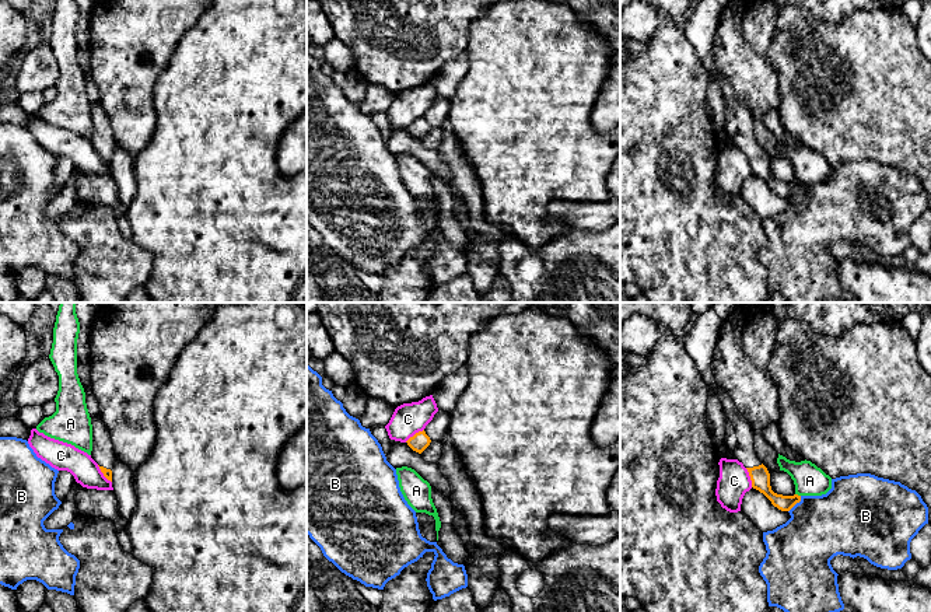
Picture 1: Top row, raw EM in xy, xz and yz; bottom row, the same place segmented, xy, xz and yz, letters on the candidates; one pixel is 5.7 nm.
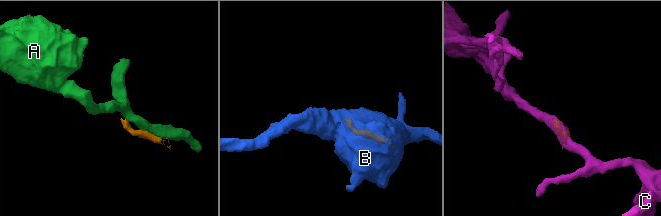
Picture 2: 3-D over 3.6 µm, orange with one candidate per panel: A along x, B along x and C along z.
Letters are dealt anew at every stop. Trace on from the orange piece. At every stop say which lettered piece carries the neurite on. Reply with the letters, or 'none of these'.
none of these

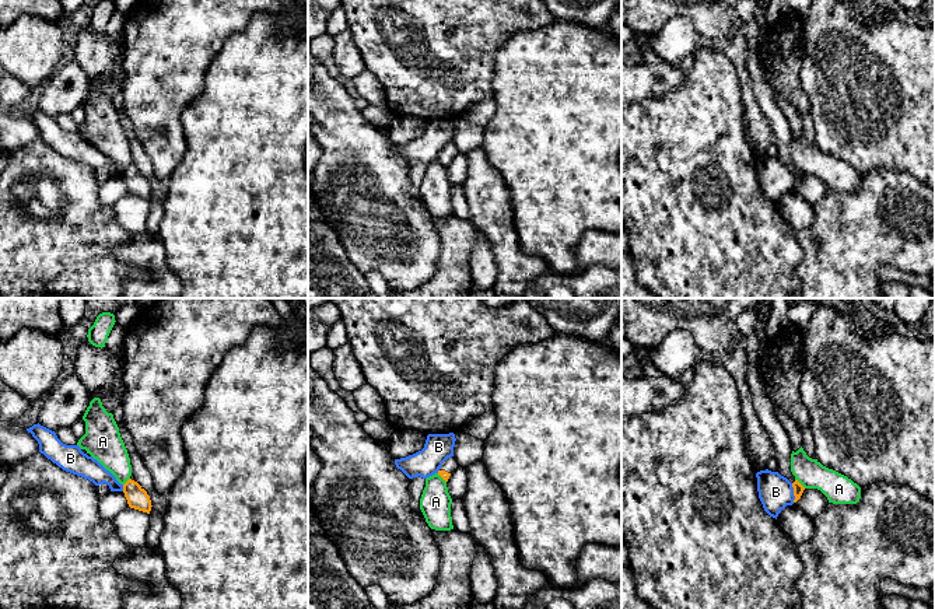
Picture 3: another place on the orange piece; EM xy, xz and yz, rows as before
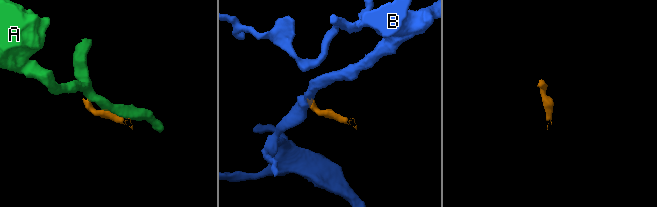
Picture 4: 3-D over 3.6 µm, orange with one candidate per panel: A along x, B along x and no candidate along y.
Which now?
none of these

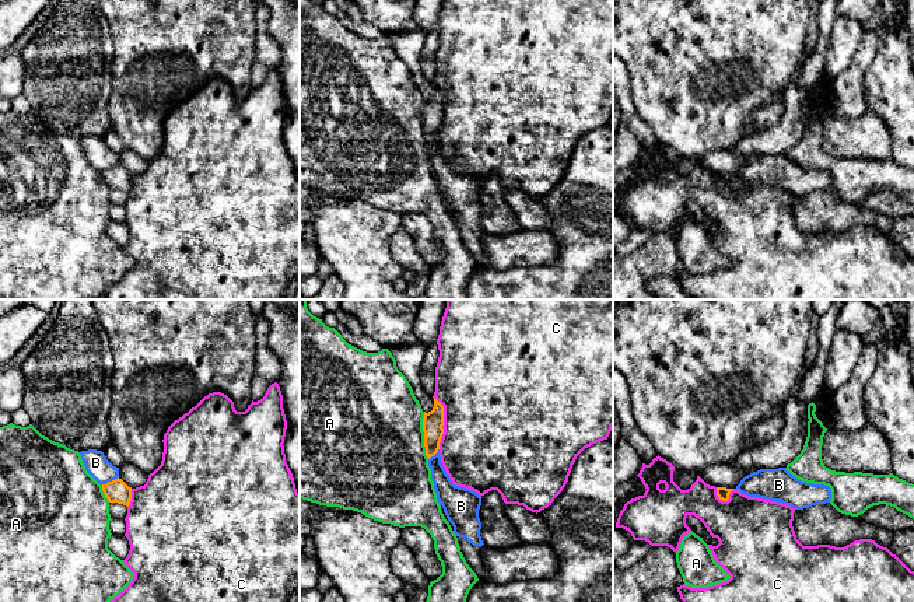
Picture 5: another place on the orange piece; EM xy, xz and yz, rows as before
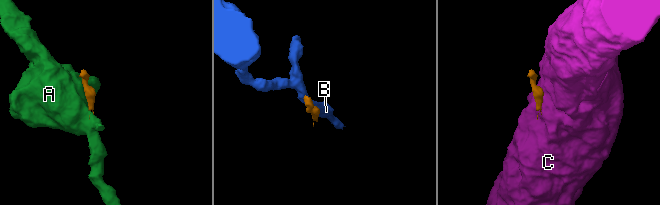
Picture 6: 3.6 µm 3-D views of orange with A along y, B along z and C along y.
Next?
none of these

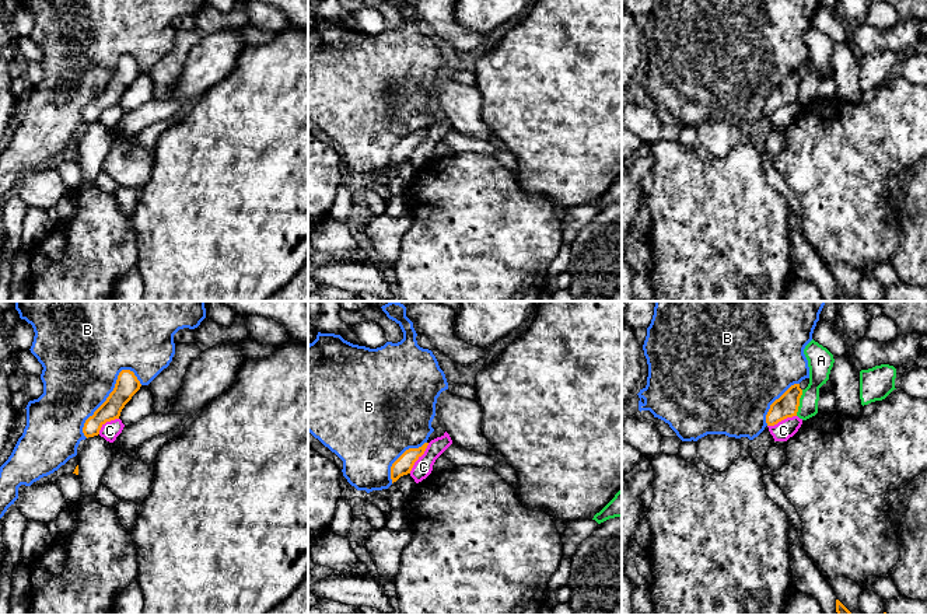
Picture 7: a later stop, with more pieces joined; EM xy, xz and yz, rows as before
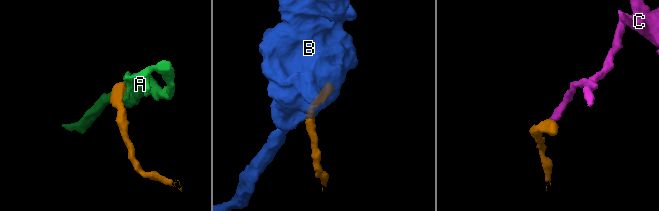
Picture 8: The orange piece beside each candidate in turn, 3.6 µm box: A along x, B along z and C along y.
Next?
none of these

